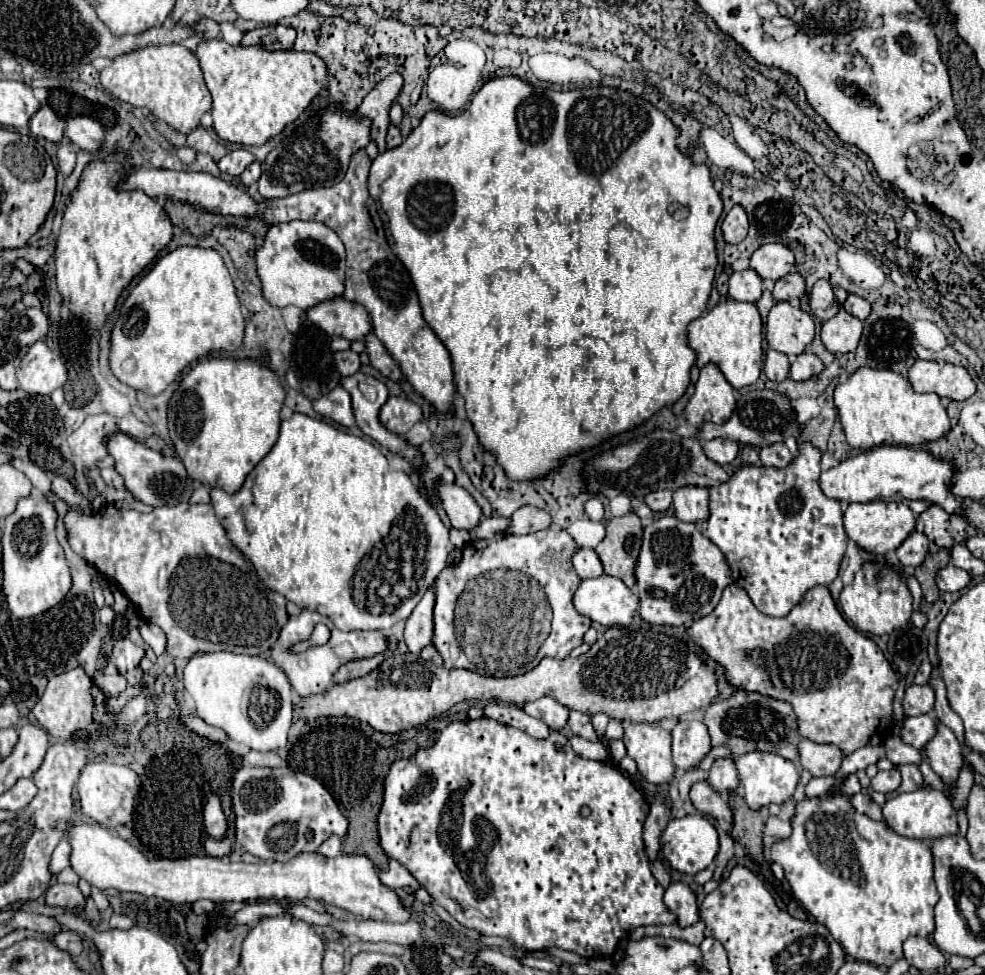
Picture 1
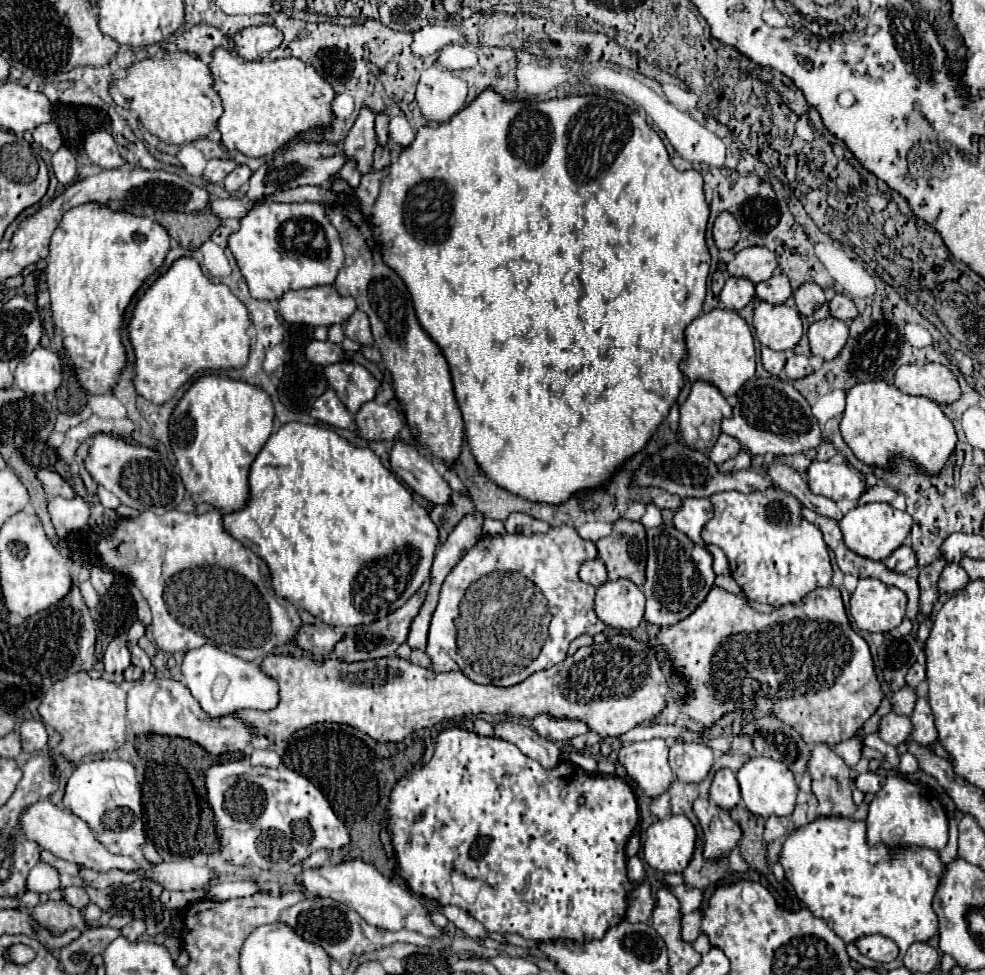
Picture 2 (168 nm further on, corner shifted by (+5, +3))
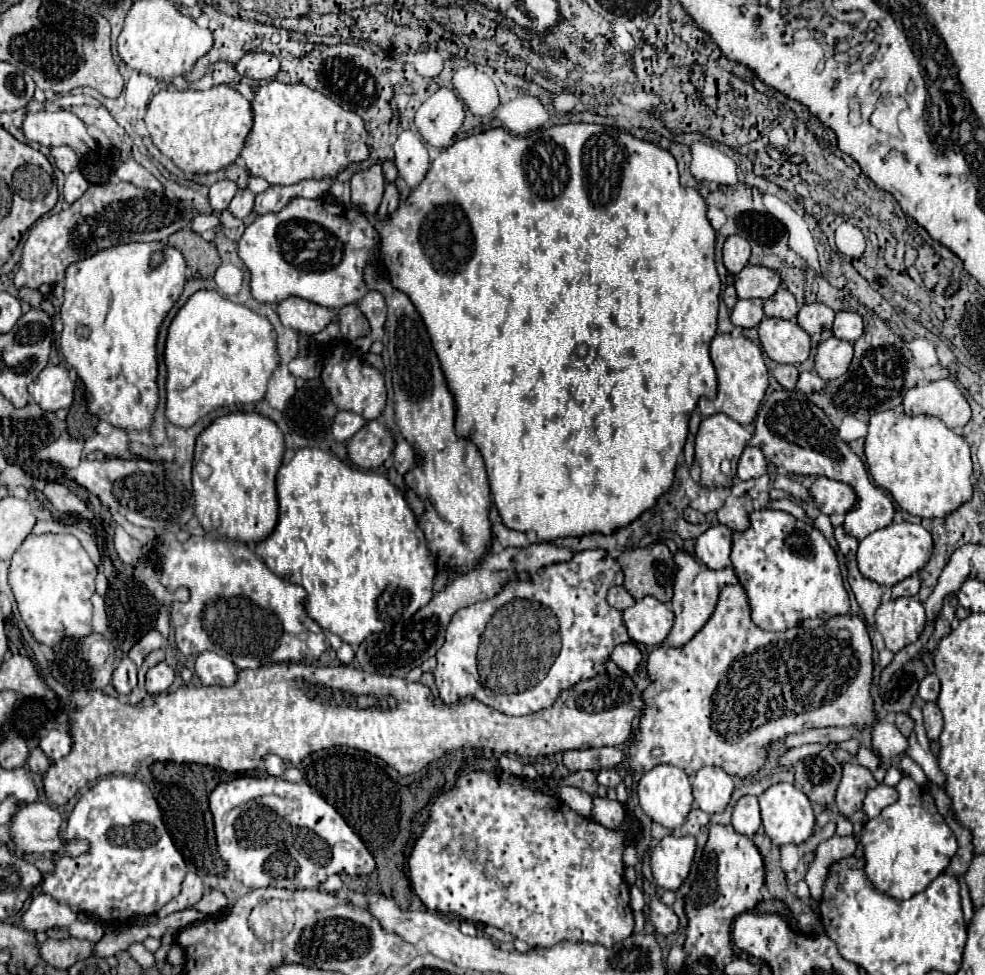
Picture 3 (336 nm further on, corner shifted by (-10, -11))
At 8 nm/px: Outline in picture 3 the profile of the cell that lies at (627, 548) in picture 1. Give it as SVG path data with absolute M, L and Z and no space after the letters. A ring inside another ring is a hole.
M653 543L643 549L625 551L619 557L619 565L625 573L623 587L635 597L643 599L653 595L655 599L667 603L673 595L675 581L675 561L667 545Z

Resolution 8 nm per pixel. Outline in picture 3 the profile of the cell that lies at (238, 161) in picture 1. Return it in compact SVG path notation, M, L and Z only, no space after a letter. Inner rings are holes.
M223 179L223 181L213 183L211 189L209 189L209 205L211 205L215 211L227 209L227 205L229 205L229 201L233 199L235 191L237 191L237 185L235 185L233 181L229 181L229 179Z

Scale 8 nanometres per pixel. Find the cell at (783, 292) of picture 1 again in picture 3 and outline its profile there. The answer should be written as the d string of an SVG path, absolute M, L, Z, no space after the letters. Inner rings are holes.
M779 289L773 297L769 297L763 303L763 311L767 317L781 317L781 319L793 319L799 311L795 297L787 289Z

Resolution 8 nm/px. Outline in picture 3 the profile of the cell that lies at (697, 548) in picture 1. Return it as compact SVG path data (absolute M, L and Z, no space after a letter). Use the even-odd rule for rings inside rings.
M663 539L663 543L673 551L675 563L679 567L675 587L673 587L673 601L671 601L671 607L675 611L675 625L673 625L671 633L667 635L667 643L677 649L677 647L683 647L687 641L691 641L701 631L701 627L709 621L709 617L717 605L717 597L719 597L721 587L737 583L737 575L731 567L721 569L721 571L707 569L705 565L701 565L697 559L689 557L687 553L679 553L677 545L671 539Z

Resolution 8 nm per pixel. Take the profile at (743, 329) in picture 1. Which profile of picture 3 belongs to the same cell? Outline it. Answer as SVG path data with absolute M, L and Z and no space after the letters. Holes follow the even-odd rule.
M723 333L723 335L715 335L711 341L711 361L717 369L719 393L713 401L709 399L699 401L697 407L699 407L701 417L705 419L715 413L725 413L741 425L753 423L757 409L765 397L765 389L767 389L767 367L765 367L761 349L743 335Z

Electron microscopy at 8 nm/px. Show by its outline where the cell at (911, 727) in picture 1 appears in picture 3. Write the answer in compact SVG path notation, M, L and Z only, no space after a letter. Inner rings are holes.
M879 721L871 731L871 747L885 761L891 757L899 757L907 749L907 737L899 733L895 723Z

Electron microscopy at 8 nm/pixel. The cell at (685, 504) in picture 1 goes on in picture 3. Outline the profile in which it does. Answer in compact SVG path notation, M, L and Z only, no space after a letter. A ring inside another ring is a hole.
M715 525L707 529L695 543L695 555L707 569L725 569L731 567L731 529Z

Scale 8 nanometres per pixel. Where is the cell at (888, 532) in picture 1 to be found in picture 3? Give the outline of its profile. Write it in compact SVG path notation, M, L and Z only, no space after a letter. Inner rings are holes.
M905 521L891 523L867 535L863 541L859 541L859 551L857 551L859 571L861 575L867 575L867 579L883 587L893 587L895 583L911 577L913 573L919 573L927 565L931 549L933 549L931 533L923 529L919 523L905 523Z

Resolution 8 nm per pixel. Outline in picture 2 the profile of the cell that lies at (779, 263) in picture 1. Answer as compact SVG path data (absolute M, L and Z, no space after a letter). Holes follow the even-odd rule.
M766 247L742 249L734 261L728 263L728 273L734 277L746 277L752 283L762 283L772 277L778 261L776 255Z

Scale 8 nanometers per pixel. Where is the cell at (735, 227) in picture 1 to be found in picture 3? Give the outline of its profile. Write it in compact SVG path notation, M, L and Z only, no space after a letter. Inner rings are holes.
M741 235L727 237L727 241L723 245L723 265L727 267L727 271L739 273L747 265L749 255L751 255L751 247L745 237L741 237Z

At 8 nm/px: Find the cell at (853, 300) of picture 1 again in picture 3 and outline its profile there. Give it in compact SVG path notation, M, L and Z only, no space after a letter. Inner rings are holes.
M841 311L835 315L833 321L833 337L855 343L861 335L863 335L863 321L861 315L857 313L849 313L849 311Z

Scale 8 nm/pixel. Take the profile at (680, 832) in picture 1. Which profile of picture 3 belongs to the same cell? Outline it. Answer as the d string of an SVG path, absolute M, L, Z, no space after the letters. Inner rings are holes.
M663 837L651 851L653 885L659 889L675 891L689 875L695 855L693 837Z

